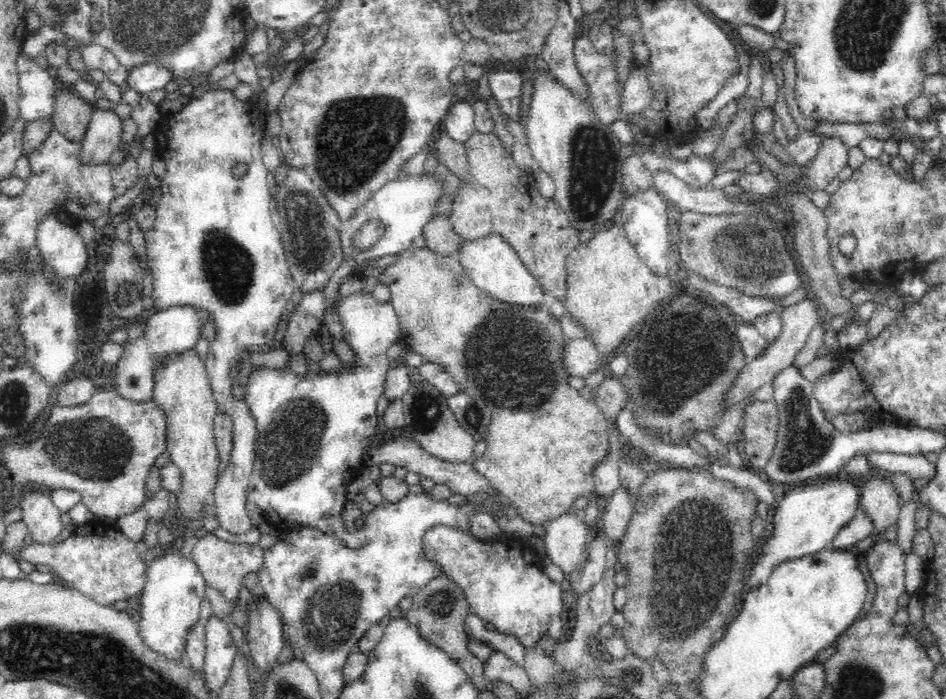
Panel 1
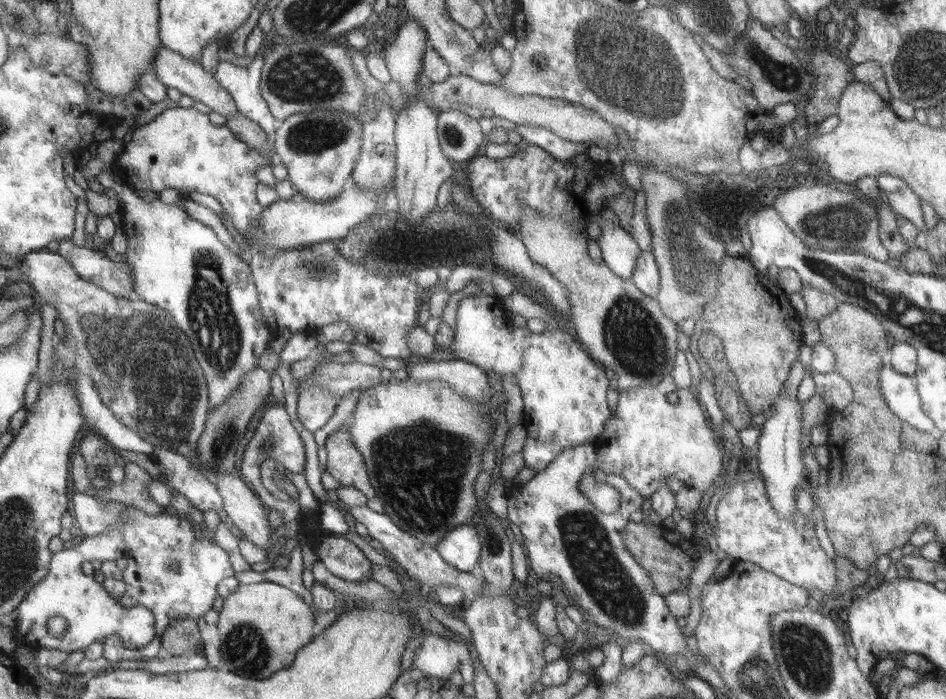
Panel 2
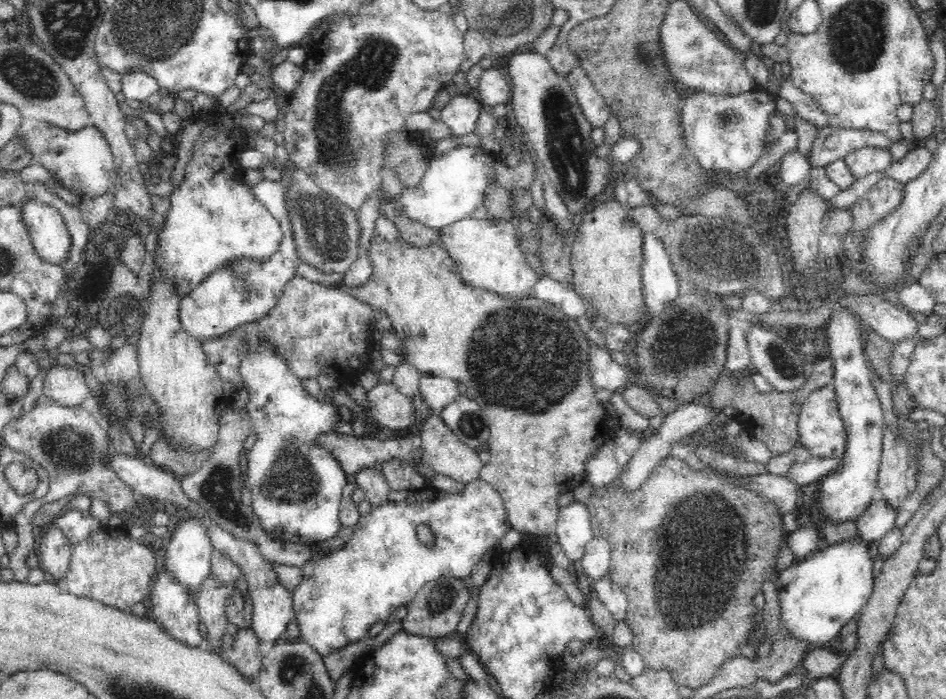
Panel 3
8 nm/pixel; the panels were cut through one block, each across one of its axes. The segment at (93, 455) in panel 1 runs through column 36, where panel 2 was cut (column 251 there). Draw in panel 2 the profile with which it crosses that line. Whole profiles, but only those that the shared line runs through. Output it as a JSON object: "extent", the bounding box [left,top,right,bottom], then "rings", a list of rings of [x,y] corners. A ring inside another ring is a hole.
{"extent":[237,399,304,525],"rings":[[[277,399],[272,406],[264,408],[264,416],[256,426],[252,440],[246,444],[246,450],[242,454],[242,464],[240,464],[240,470],[237,474],[248,482],[253,492],[264,502],[267,509],[278,509],[278,512],[282,513],[282,525],[288,524],[288,522],[292,523],[299,516],[301,508],[301,505],[296,502],[296,498],[290,500],[290,502],[278,500],[277,497],[273,497],[273,494],[266,490],[261,482],[260,466],[269,459],[276,461],[285,472],[304,472],[304,444],[302,444],[302,438],[300,438],[300,434],[296,432],[296,428],[290,422],[290,416],[286,412],[285,401],[277,401]]]}

